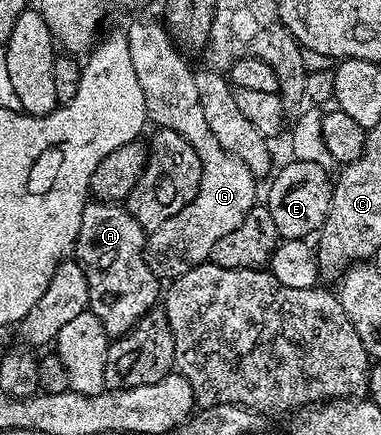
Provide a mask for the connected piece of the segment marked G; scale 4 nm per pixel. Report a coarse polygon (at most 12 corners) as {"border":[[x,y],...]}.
{"border":[[157,22],[126,27],[148,122],[202,160],[182,212],[144,258],[171,280],[209,261],[258,202],[258,178],[218,144],[193,67]]}

